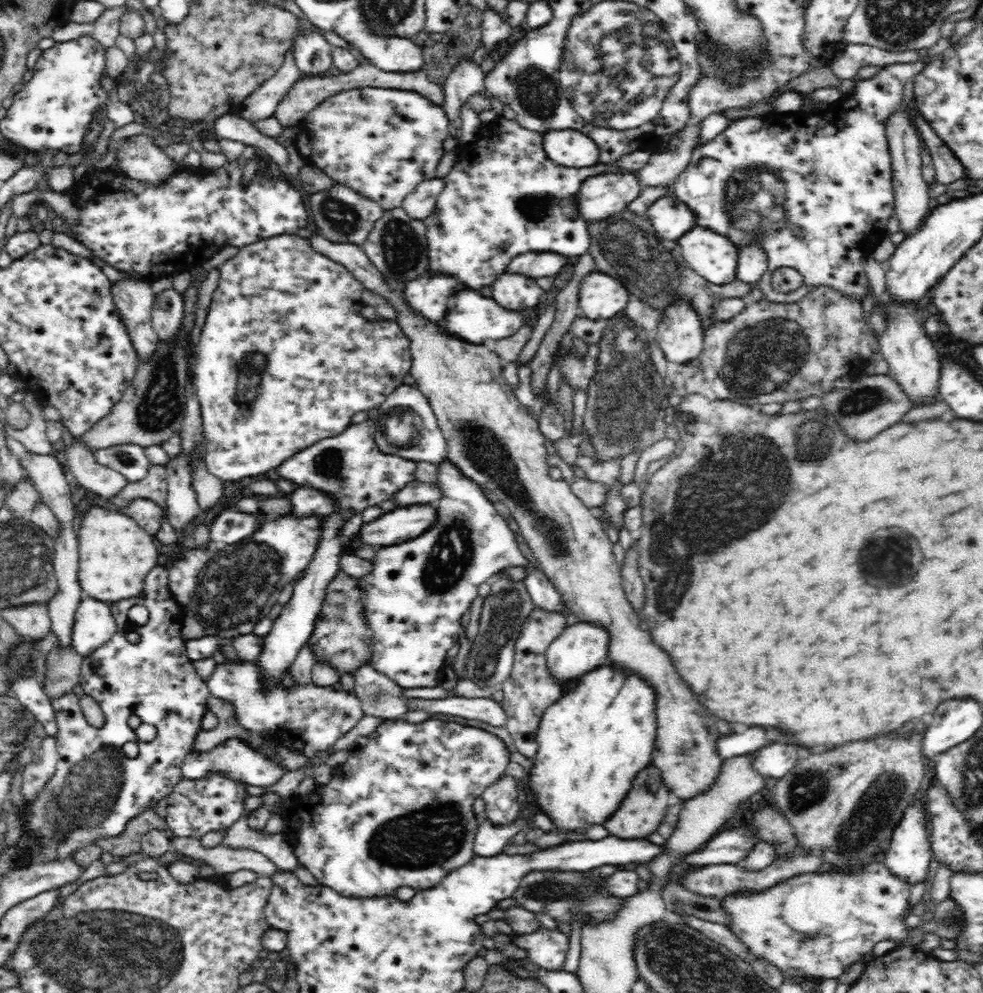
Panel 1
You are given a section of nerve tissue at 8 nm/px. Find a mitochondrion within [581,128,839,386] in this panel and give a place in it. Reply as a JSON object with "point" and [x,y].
{"point":[629,248]}

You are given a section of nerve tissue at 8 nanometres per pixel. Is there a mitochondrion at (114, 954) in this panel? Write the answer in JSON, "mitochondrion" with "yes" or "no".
{"mitochondrion":"yes"}

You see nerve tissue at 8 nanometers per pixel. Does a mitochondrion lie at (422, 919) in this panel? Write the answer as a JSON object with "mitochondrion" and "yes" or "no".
{"mitochondrion":"no"}

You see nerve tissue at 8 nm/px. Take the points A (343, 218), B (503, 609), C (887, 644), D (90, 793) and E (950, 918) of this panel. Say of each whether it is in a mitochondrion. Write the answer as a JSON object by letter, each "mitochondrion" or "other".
{"A":"mitochondrion","B":"mitochondrion","C":"other","D":"mitochondrion","E":"mitochondrion"}

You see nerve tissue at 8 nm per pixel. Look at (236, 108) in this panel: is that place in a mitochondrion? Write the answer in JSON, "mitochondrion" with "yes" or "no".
{"mitochondrion":"no"}

